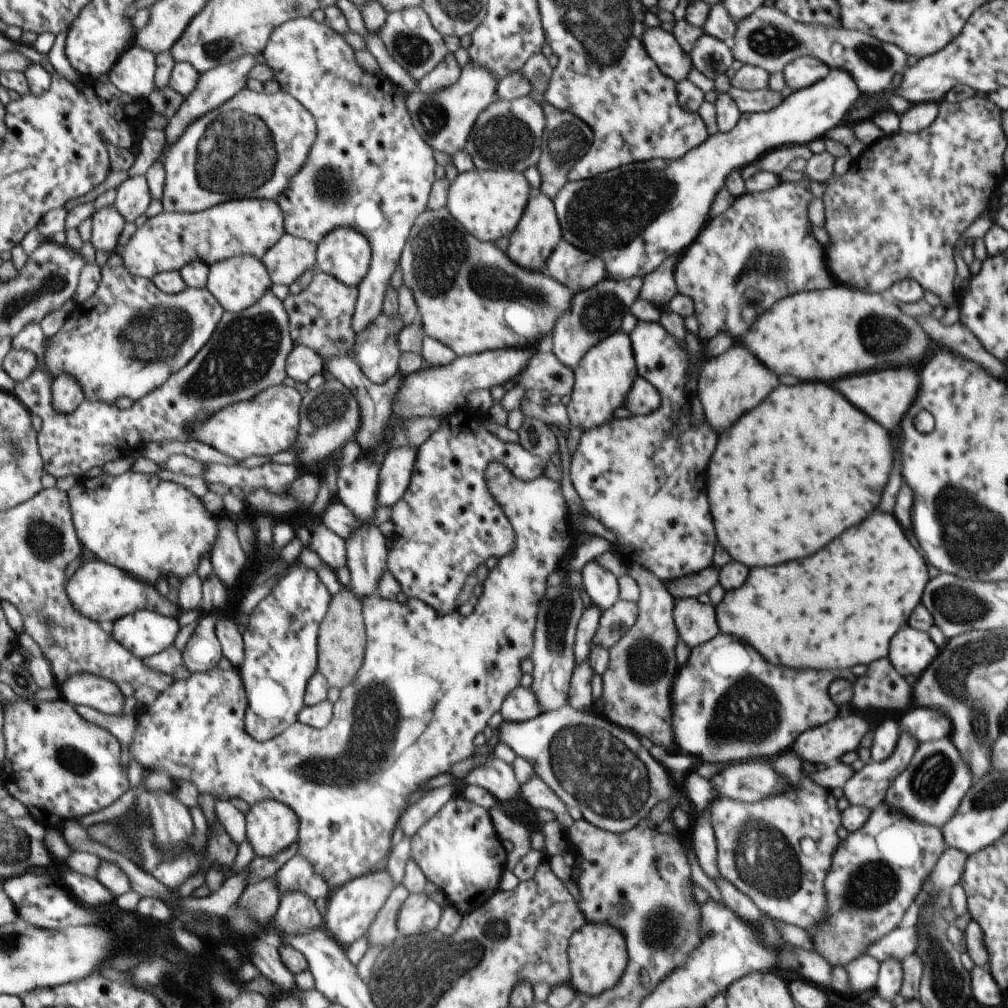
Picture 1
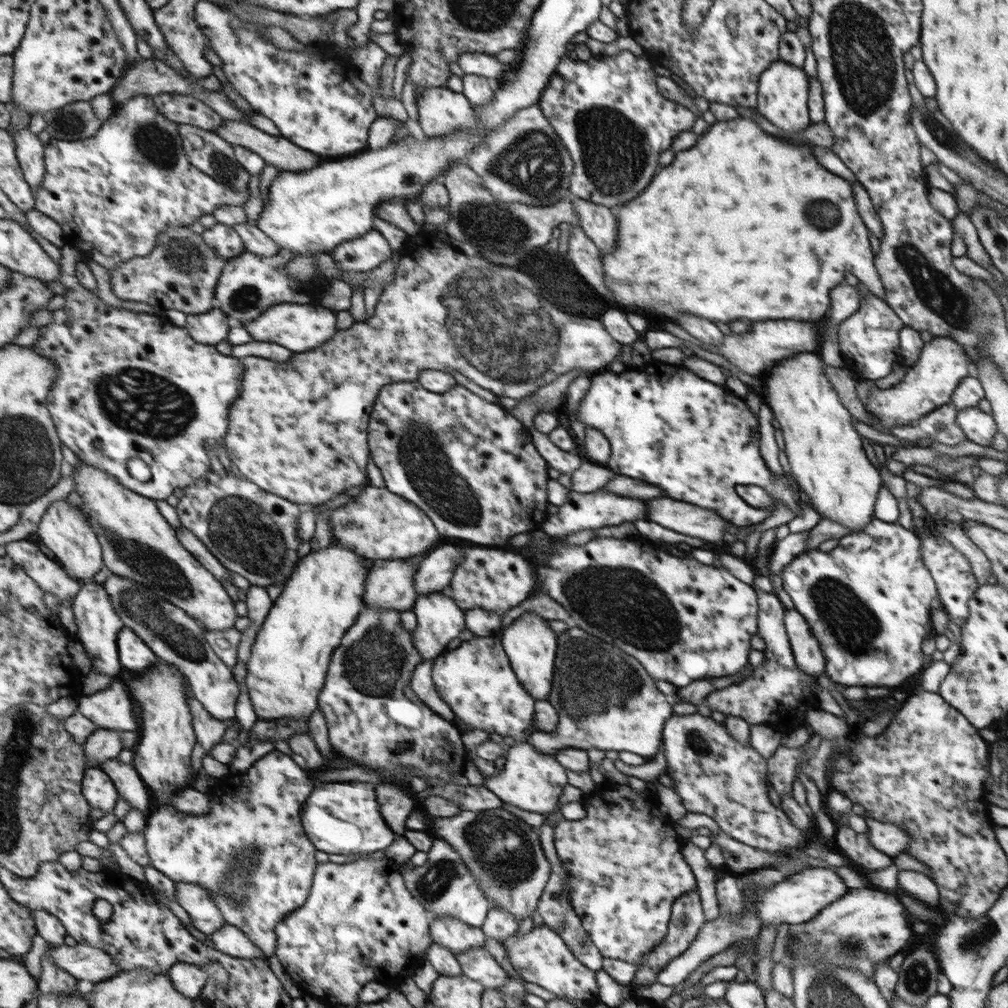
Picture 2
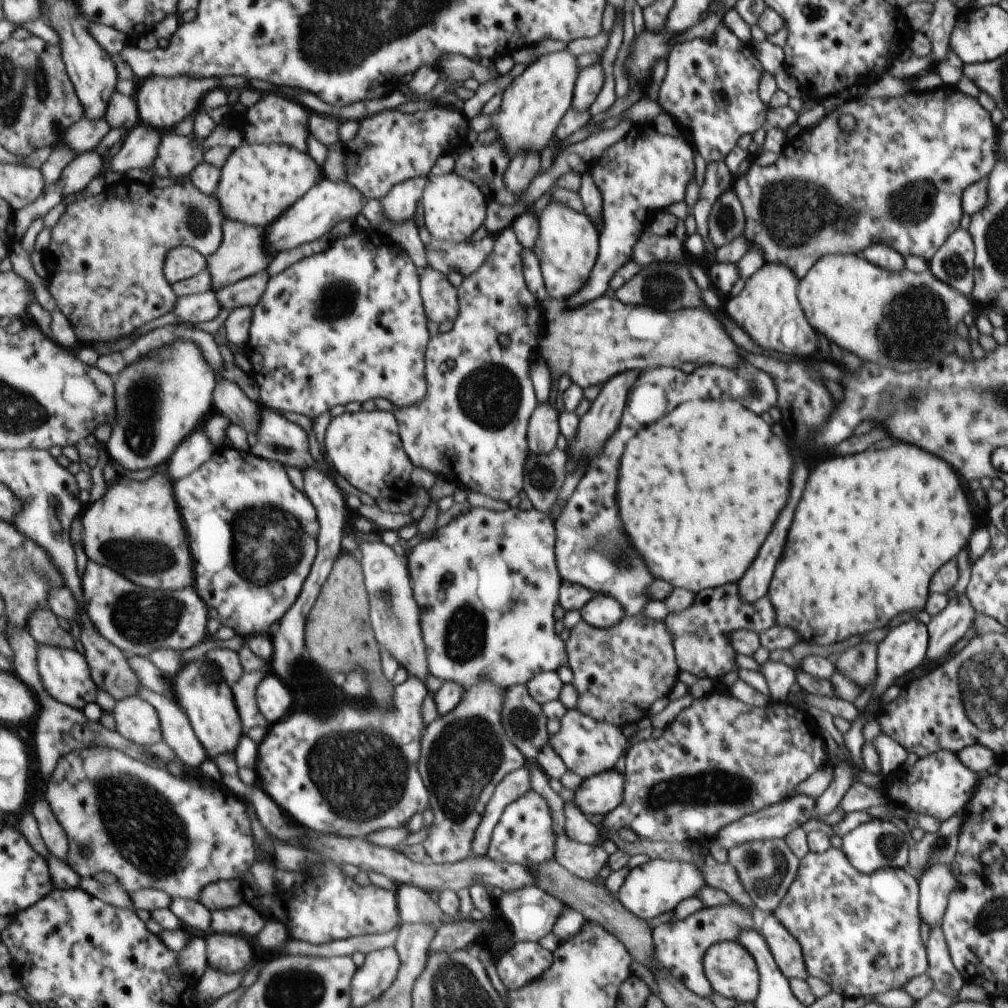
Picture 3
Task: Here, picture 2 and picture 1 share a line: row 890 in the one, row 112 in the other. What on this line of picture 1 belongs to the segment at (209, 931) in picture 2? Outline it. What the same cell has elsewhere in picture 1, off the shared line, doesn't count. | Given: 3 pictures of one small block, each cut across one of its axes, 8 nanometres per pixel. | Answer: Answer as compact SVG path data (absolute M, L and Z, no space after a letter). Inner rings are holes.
M255 56L241 58L239 61L231 62L227 65L219 66L212 69L208 73L202 73L198 88L186 99L182 108L169 121L166 128L169 144L177 143L188 132L188 129L199 121L202 117L206 117L209 112L219 109L228 101L231 101L237 94L240 94L246 86L251 76L252 69L258 65Z

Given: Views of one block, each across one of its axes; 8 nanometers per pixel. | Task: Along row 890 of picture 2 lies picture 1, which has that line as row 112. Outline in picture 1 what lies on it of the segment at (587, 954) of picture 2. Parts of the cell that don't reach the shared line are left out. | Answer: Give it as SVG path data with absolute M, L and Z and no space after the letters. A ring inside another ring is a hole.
M546 99L540 104L546 112L546 132L543 136L542 156L537 165L541 178L538 192L554 200L555 196L558 196L559 190L562 190L562 187L569 181L567 176L571 168L574 168L576 162L586 156L593 141L593 132L589 125L571 112L557 109Z

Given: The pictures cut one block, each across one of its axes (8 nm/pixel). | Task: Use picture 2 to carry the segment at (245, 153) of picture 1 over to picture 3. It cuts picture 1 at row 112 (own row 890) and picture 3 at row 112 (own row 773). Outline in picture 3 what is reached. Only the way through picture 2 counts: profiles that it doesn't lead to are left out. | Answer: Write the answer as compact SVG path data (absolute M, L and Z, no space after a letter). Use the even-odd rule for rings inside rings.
M282 93L264 94L262 98L246 112L239 112L232 107L228 110L228 118L224 125L235 127L245 141L252 144L280 144L280 146L300 146L300 150L308 152L308 136L311 133L312 112L304 105Z

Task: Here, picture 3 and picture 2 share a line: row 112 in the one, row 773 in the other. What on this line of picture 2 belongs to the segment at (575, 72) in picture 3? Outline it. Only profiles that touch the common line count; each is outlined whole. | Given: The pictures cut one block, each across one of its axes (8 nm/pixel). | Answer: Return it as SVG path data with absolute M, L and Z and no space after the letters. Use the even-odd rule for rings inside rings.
M530 742L515 744L506 749L506 765L504 769L498 770L496 775L484 775L483 785L494 794L499 795L502 801L520 810L538 812L548 816L548 812L554 812L558 804L558 796L562 794L563 788L568 785L568 777L563 764L554 759L554 755L544 754L536 749Z

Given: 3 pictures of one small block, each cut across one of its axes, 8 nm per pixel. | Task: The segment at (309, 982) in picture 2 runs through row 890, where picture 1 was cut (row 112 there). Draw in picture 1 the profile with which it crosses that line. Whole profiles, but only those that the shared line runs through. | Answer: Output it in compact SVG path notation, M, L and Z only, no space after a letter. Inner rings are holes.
M312 17L288 21L286 25L275 30L264 56L266 64L274 69L274 80L280 84L282 90L292 93L315 114L319 126L319 137L306 164L278 200L287 214L287 232L321 243L332 231L350 227L370 240L370 272L358 286L355 331L359 335L374 325L381 316L390 278L402 260L402 252L410 240L414 226L426 210L430 188L434 188L435 184L436 162L432 156L432 148L422 140L413 125L406 104L412 92L408 92L400 84L392 84L384 76L364 72L356 62L355 46L327 22L318 22Z

